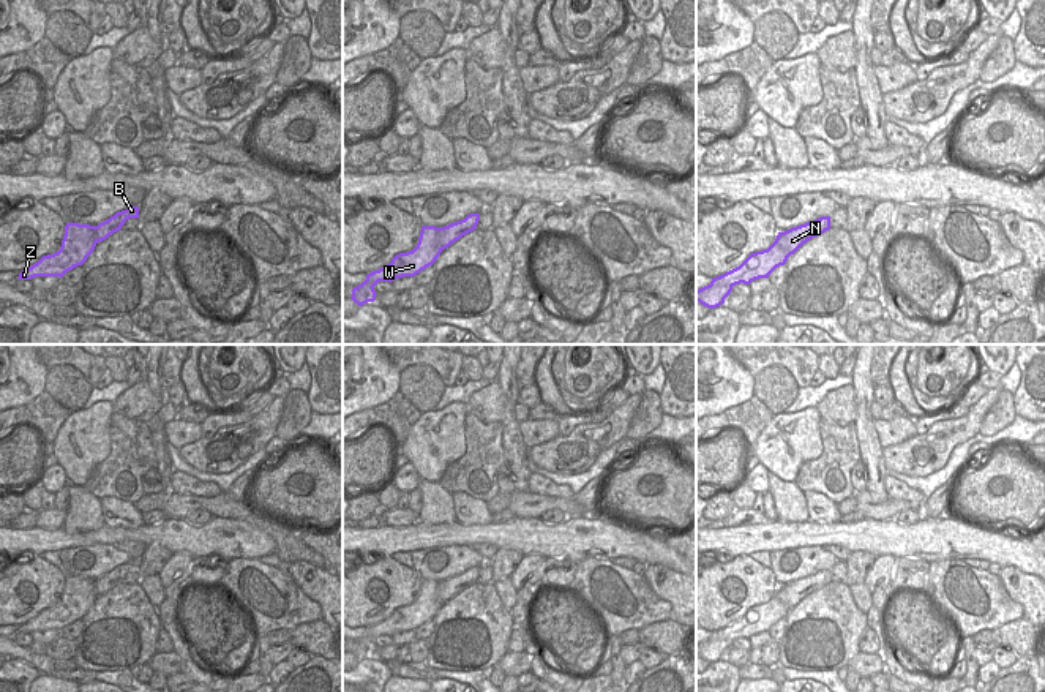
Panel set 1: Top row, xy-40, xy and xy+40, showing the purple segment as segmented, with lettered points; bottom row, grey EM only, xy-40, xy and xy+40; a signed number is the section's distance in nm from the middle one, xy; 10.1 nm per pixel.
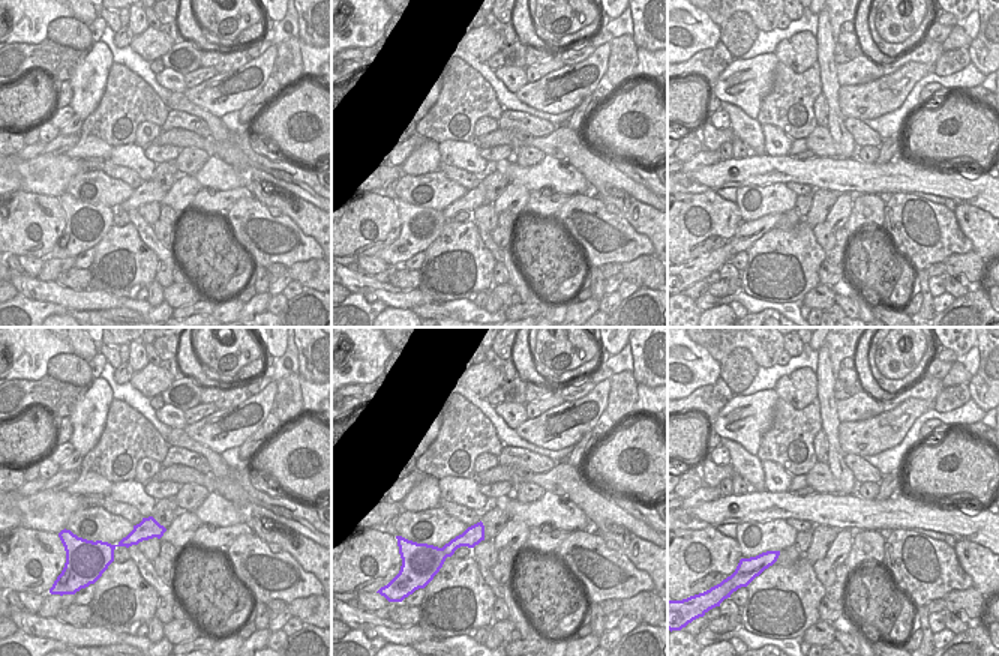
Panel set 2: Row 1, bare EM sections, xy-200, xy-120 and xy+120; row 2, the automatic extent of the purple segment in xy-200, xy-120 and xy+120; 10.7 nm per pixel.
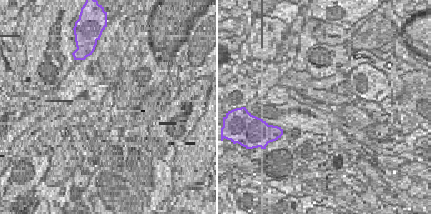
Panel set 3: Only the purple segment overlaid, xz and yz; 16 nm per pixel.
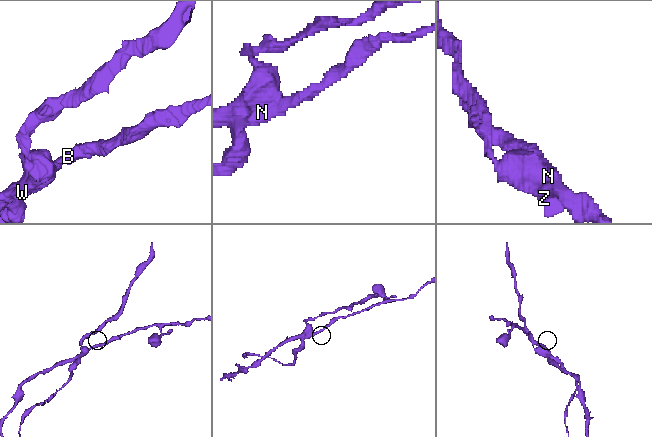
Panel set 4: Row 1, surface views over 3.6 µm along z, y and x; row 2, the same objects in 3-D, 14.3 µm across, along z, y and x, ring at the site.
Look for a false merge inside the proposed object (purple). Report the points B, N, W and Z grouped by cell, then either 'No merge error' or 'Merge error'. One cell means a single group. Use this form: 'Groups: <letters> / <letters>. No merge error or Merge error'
Groups: B N / W Z. Merge error

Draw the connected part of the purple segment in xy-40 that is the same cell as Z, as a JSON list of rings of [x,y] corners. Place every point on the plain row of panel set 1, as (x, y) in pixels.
[[[66,577],[62,600],[57,607],[43,610],[36,618],[22,624],[17,634],[35,630],[63,630],[82,619],[96,600],[95,580]]]

